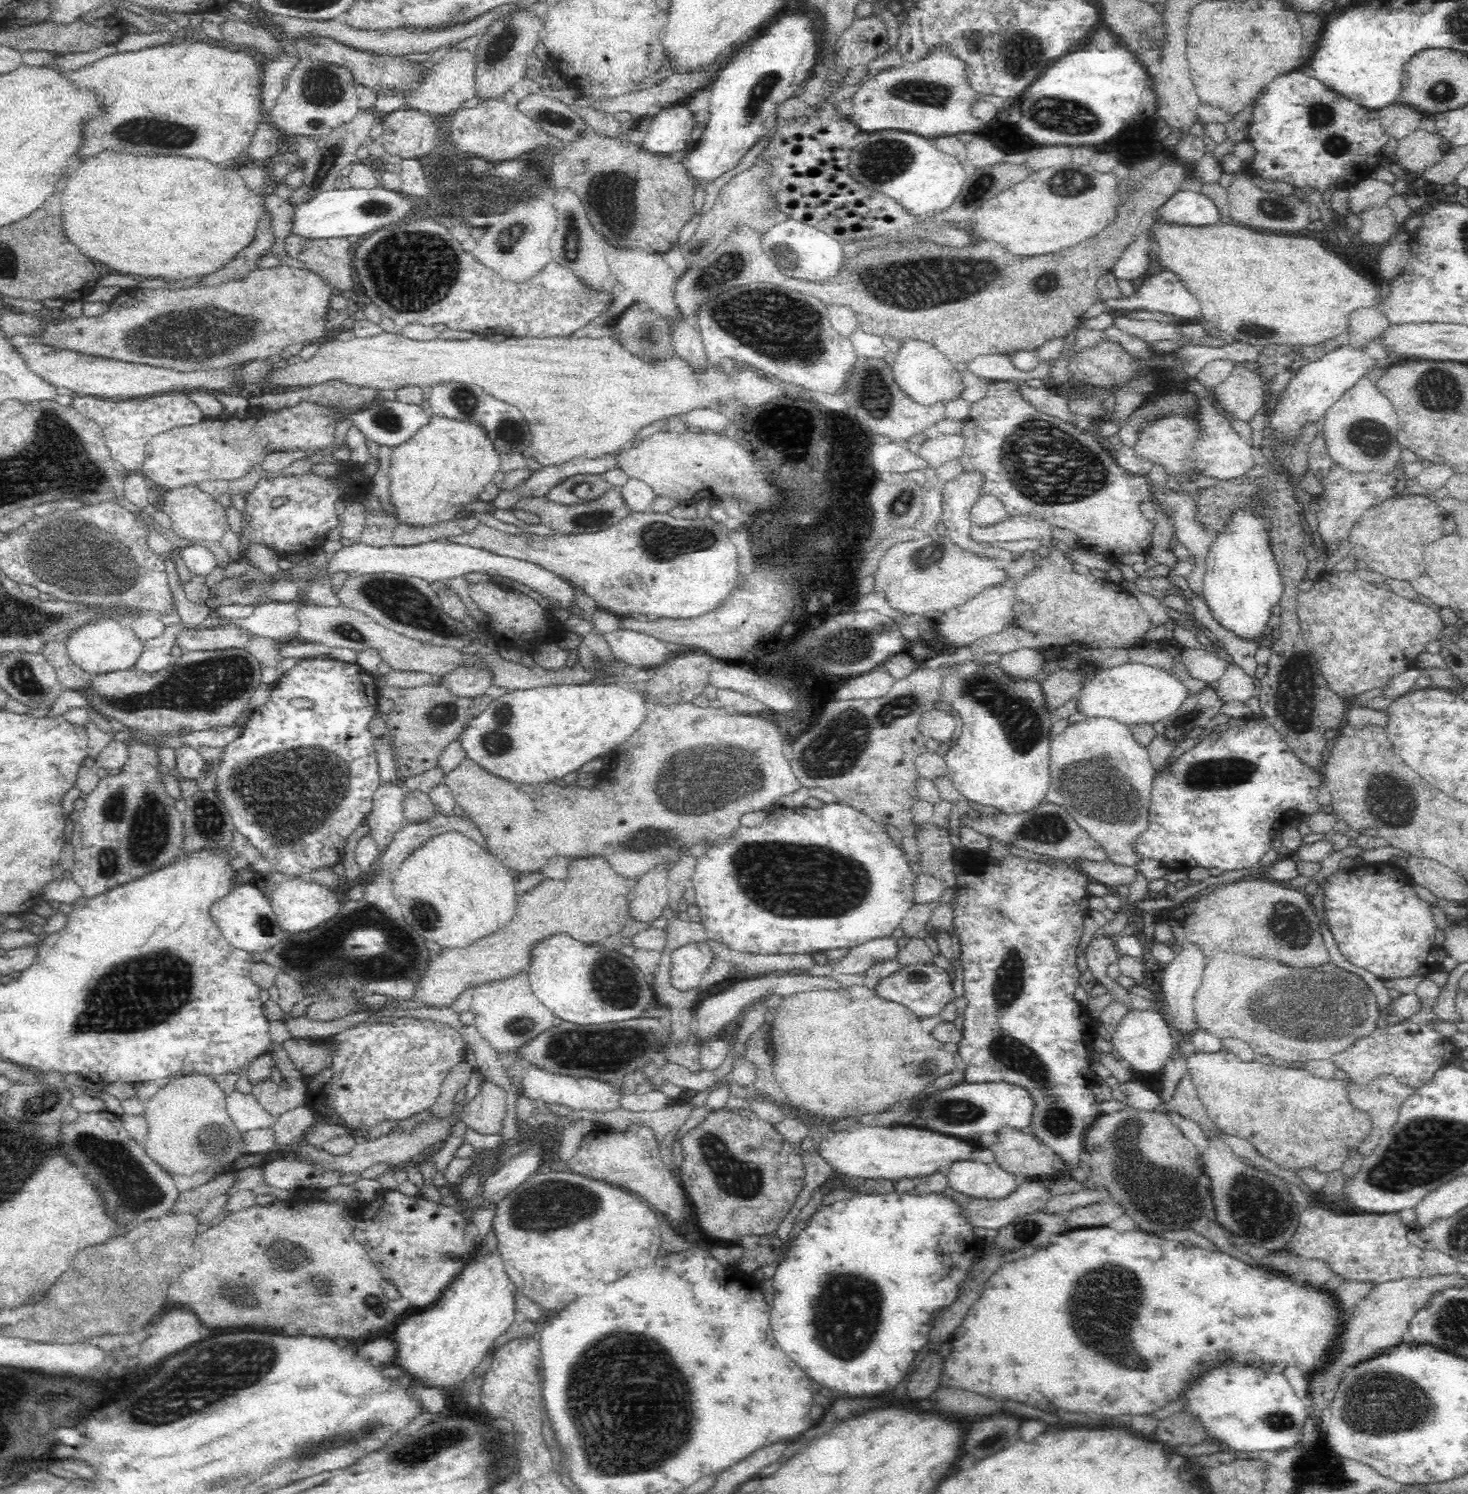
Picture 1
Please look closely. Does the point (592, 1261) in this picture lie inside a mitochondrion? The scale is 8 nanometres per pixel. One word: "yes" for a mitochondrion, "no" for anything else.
no

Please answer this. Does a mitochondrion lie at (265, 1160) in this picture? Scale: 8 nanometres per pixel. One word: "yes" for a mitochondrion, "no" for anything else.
no

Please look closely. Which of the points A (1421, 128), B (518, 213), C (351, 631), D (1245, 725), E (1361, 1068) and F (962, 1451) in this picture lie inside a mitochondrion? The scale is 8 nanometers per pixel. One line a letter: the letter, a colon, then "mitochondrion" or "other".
A: other
B: mitochondrion
C: mitochondrion
D: other
E: other
F: other

